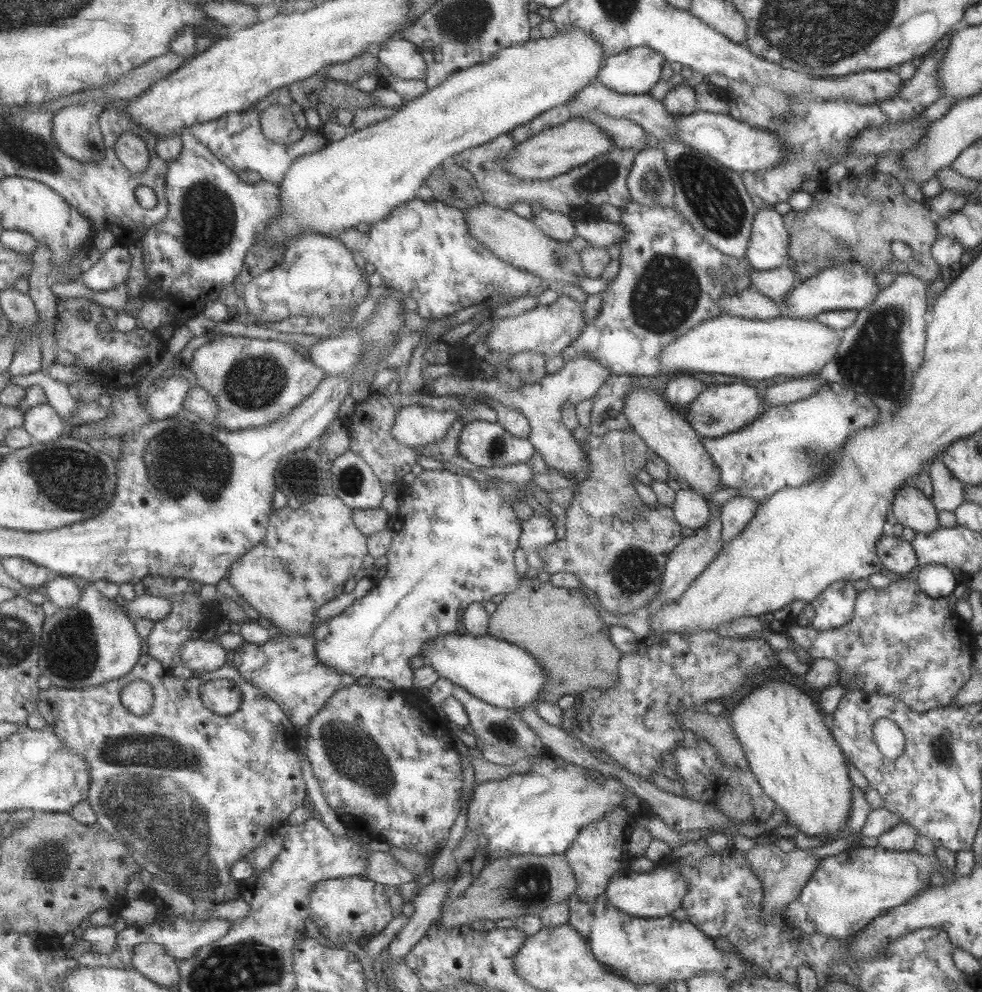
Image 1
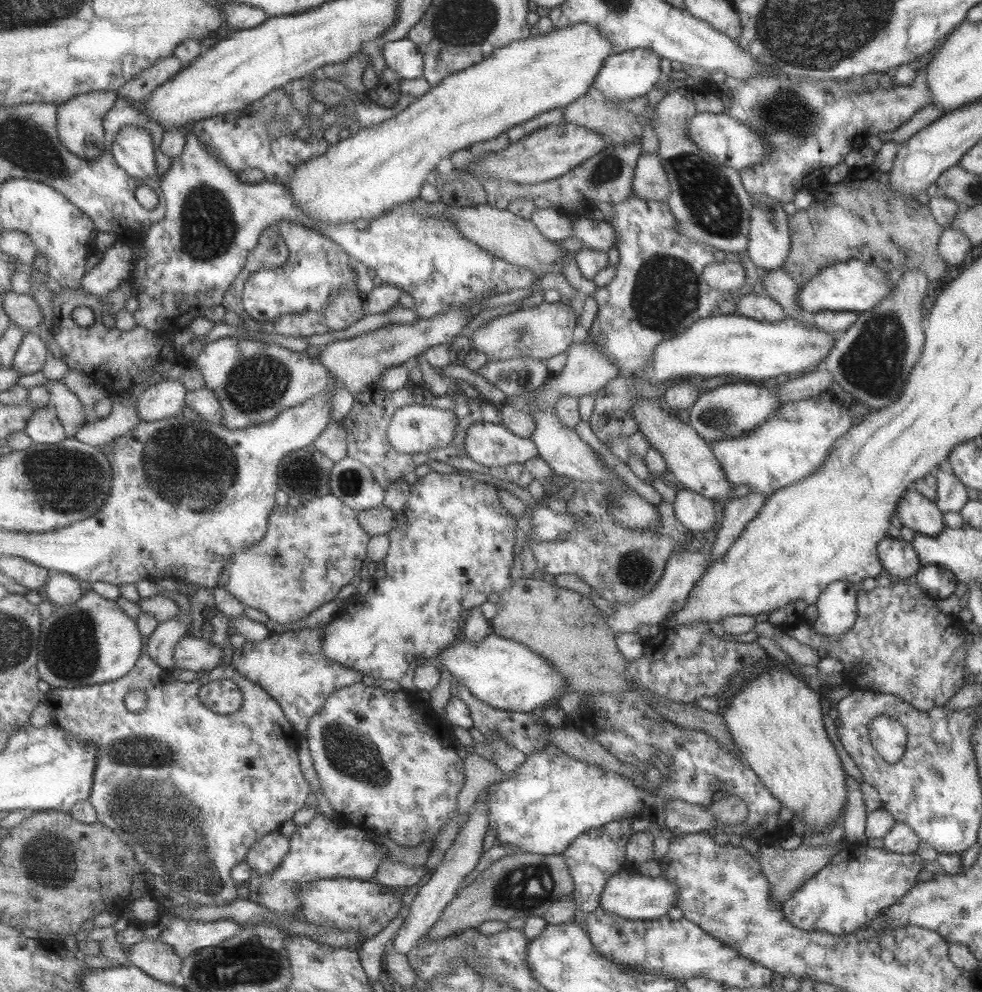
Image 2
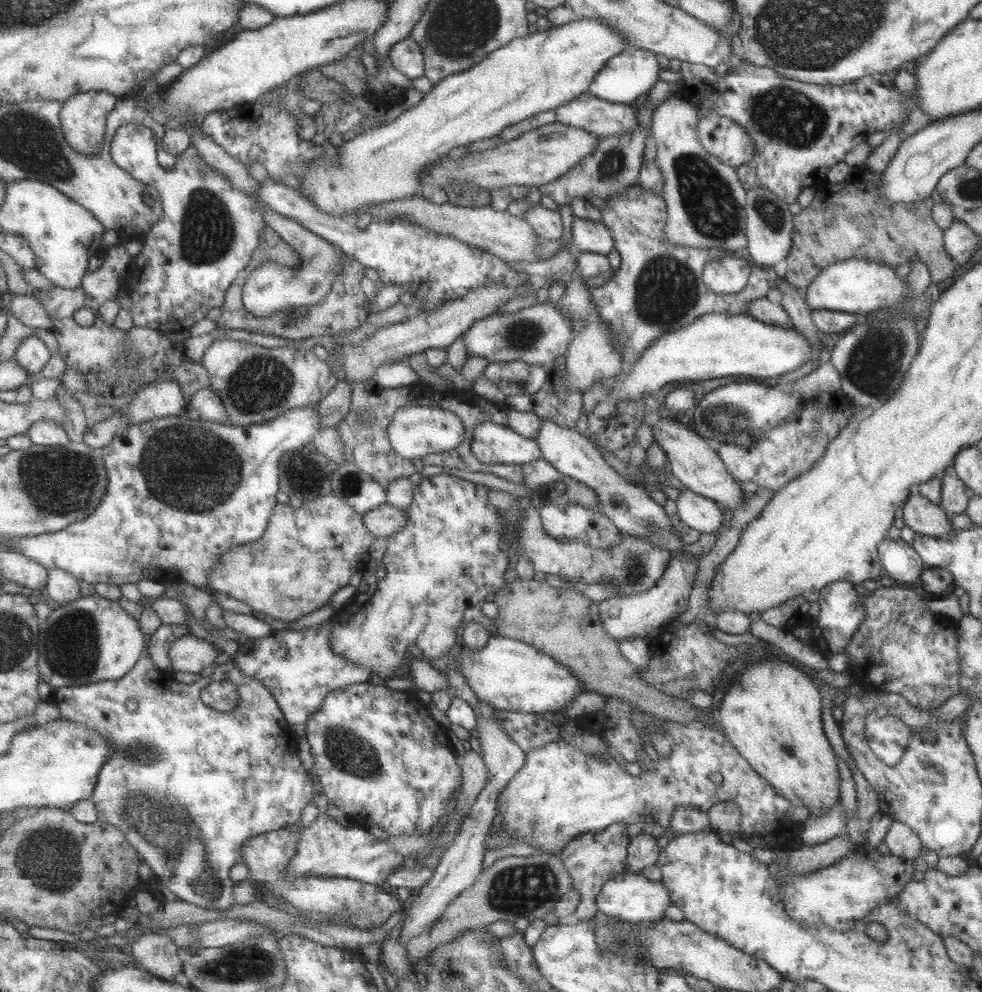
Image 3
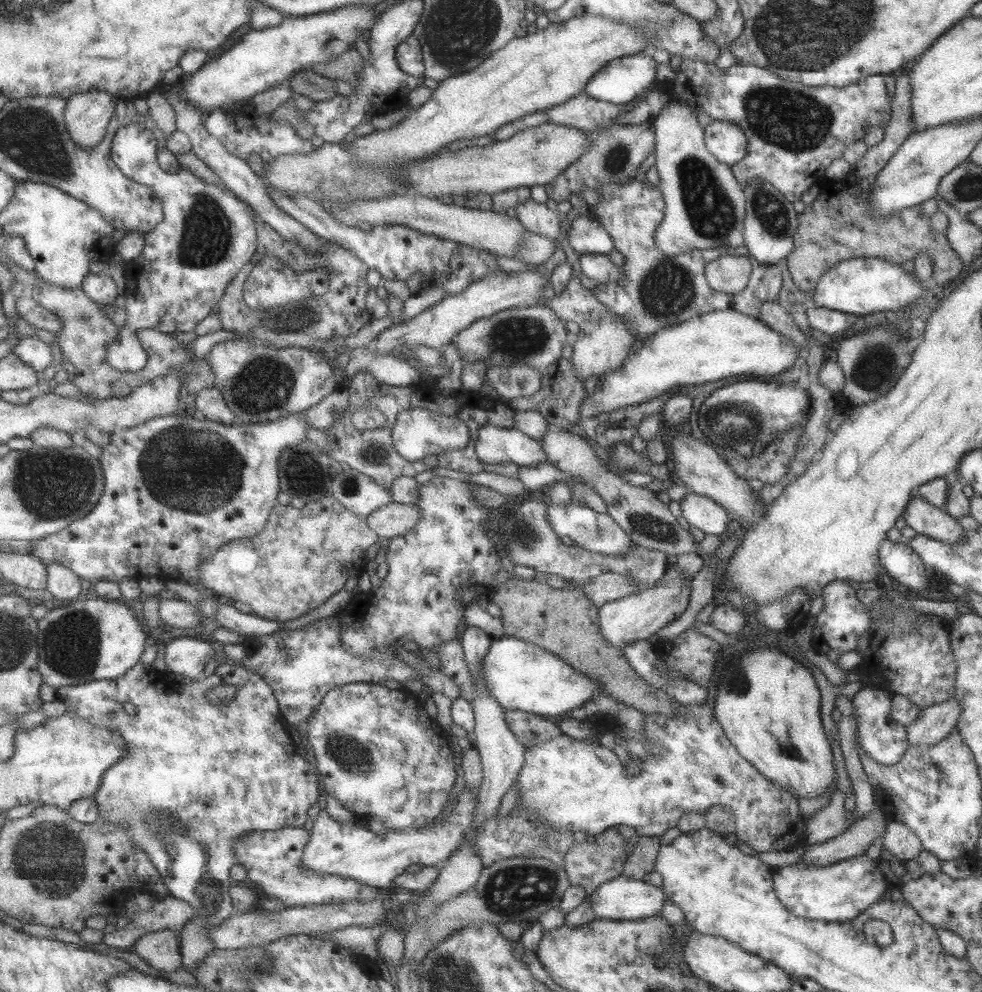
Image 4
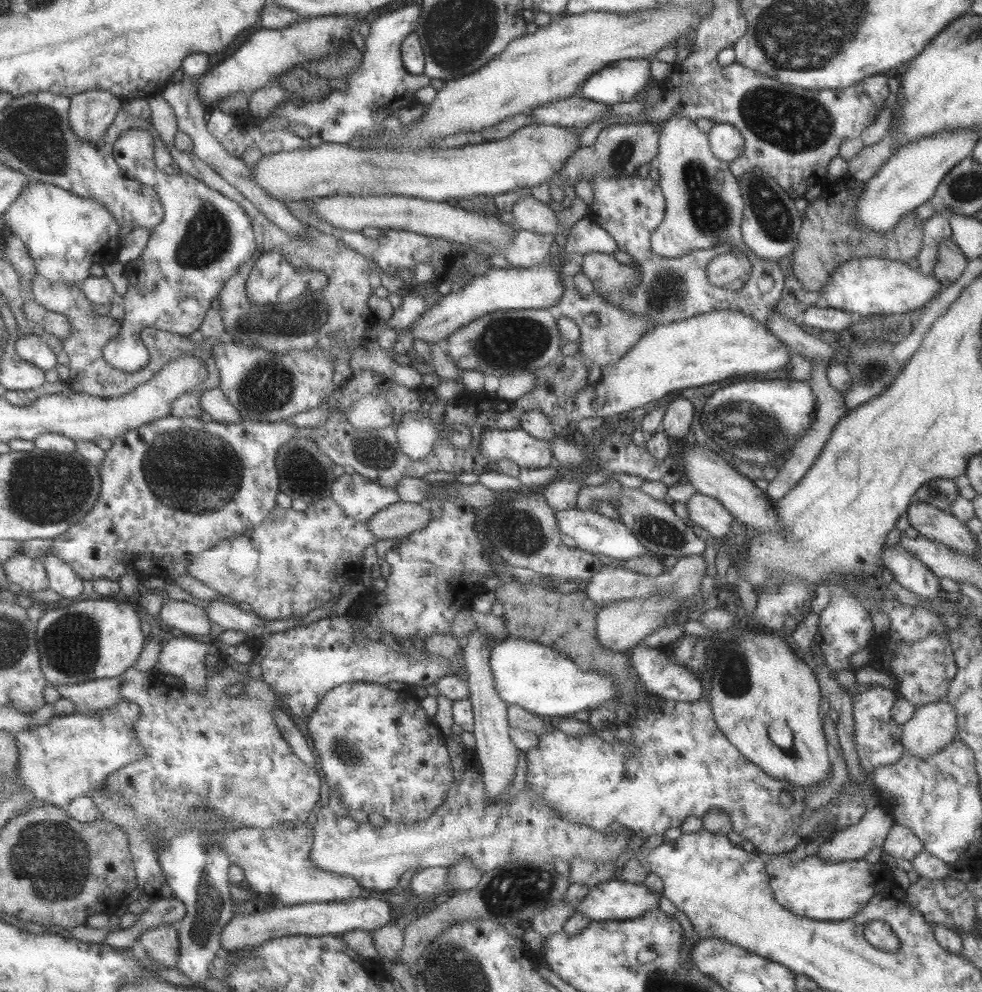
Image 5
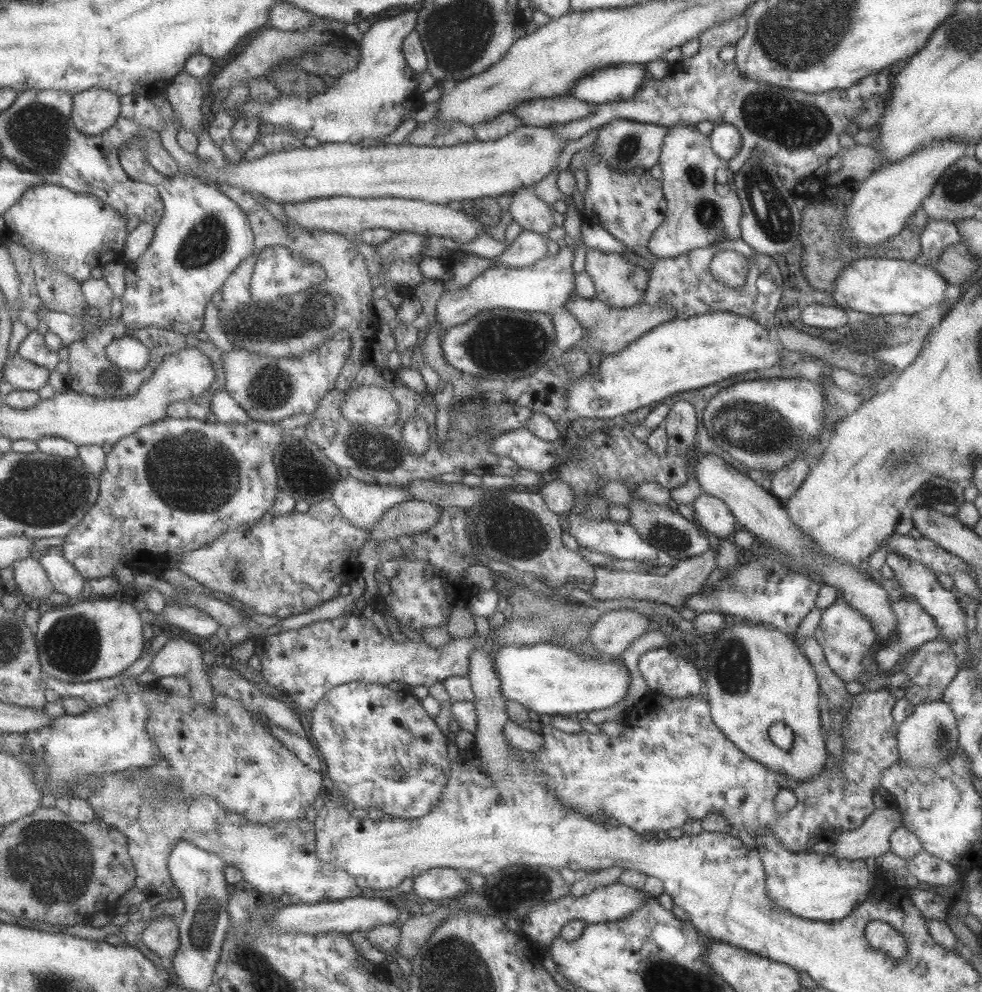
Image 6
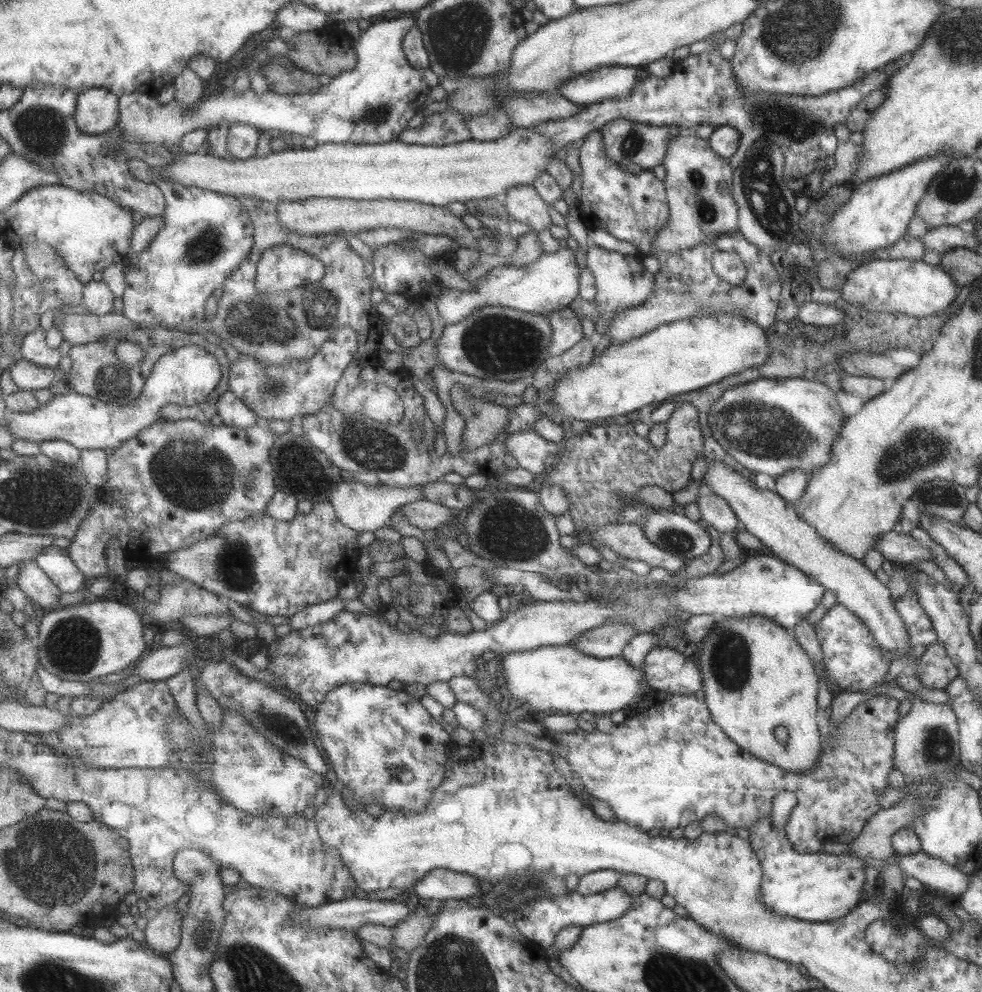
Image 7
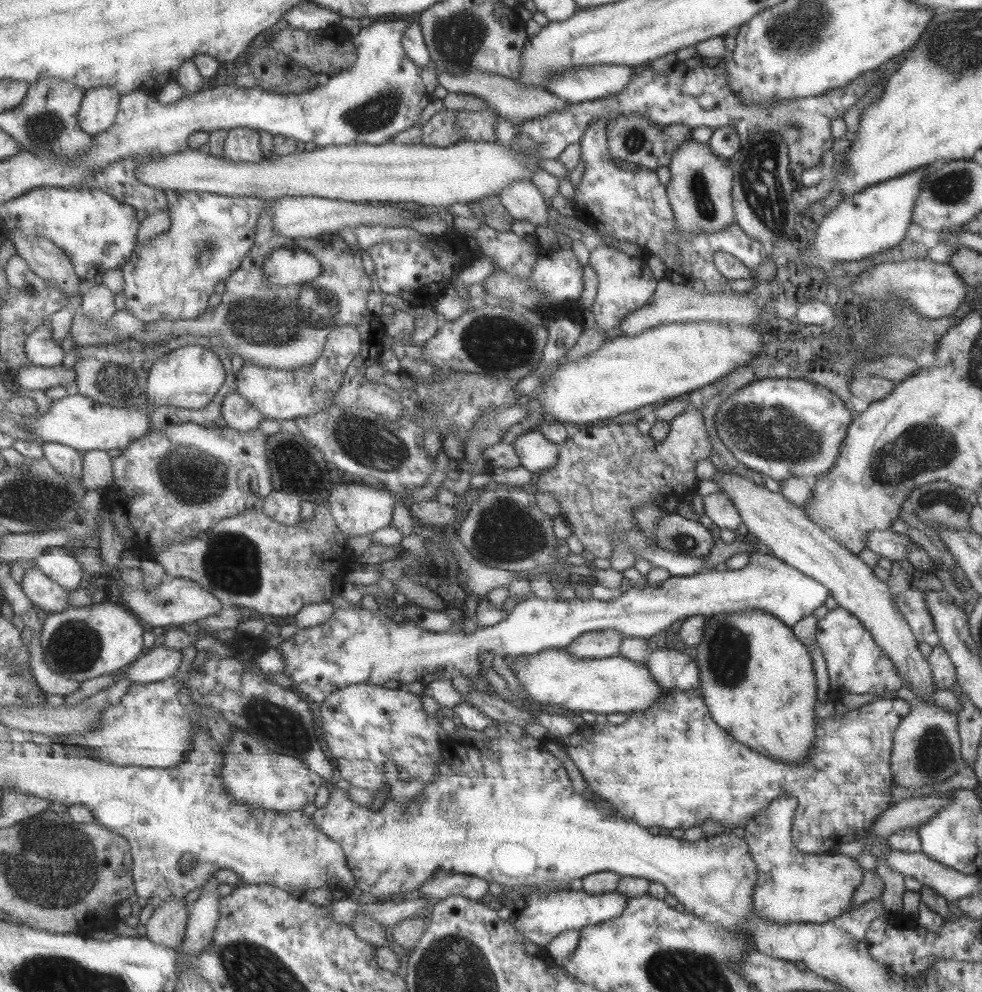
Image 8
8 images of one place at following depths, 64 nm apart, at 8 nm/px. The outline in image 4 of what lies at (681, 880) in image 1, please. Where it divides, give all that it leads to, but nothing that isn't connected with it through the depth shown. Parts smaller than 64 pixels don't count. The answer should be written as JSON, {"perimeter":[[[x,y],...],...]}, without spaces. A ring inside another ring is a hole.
{"perimeter":[[[623,874],[599,885],[598,890],[592,896],[587,897],[590,898],[590,907],[597,919],[614,921],[643,920],[650,916],[657,916],[666,902],[662,887],[653,886],[643,879],[629,878]]]}

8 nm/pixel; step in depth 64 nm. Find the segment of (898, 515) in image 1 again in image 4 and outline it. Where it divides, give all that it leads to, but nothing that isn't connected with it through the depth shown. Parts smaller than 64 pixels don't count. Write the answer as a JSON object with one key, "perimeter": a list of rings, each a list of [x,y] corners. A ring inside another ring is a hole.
{"perimeter":[[[913,495],[909,499],[902,516],[907,527],[929,538],[951,544],[964,539],[964,529],[957,525],[957,520],[919,496]]]}

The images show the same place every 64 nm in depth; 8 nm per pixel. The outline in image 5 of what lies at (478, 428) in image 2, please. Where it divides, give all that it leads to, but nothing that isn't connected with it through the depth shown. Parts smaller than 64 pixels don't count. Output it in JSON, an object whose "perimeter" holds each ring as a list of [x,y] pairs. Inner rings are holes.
{"perimeter":[[[489,424],[482,434],[480,449],[487,458],[509,459],[522,467],[543,468],[555,464],[550,441],[535,438],[522,428],[505,430]]]}

